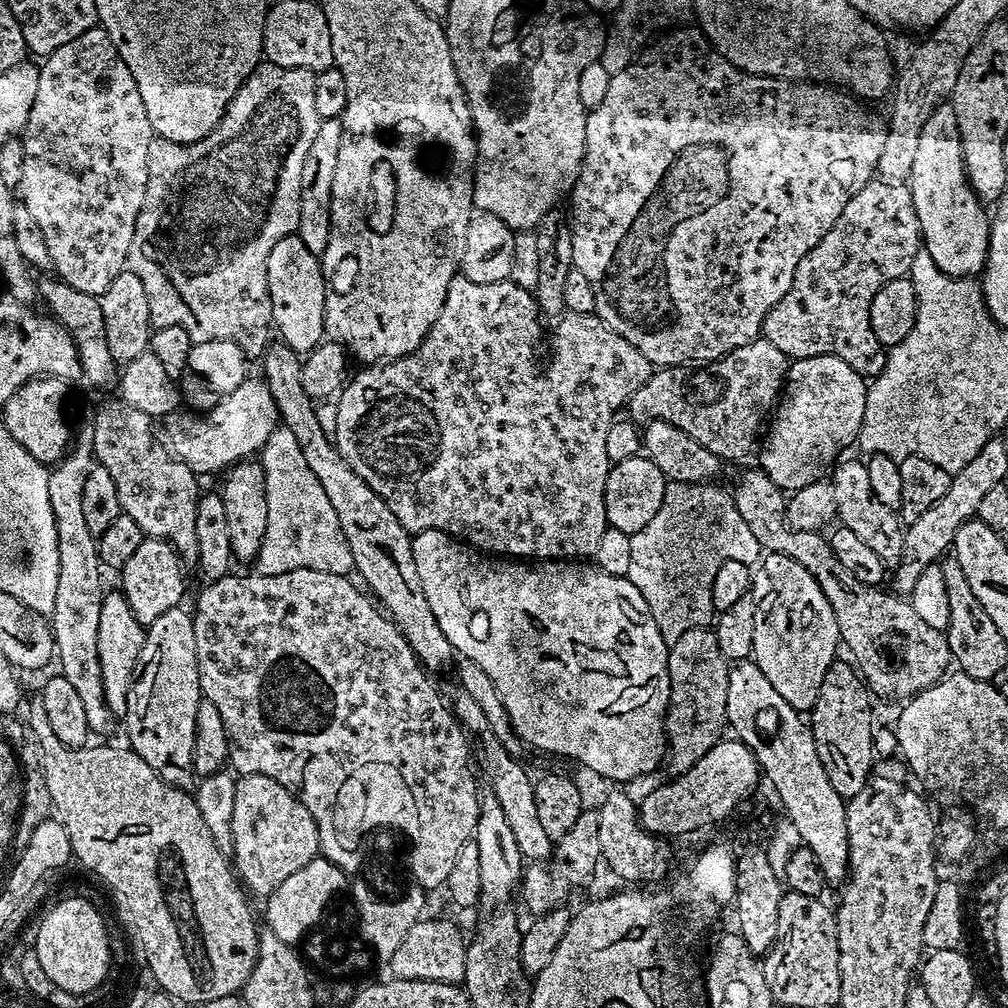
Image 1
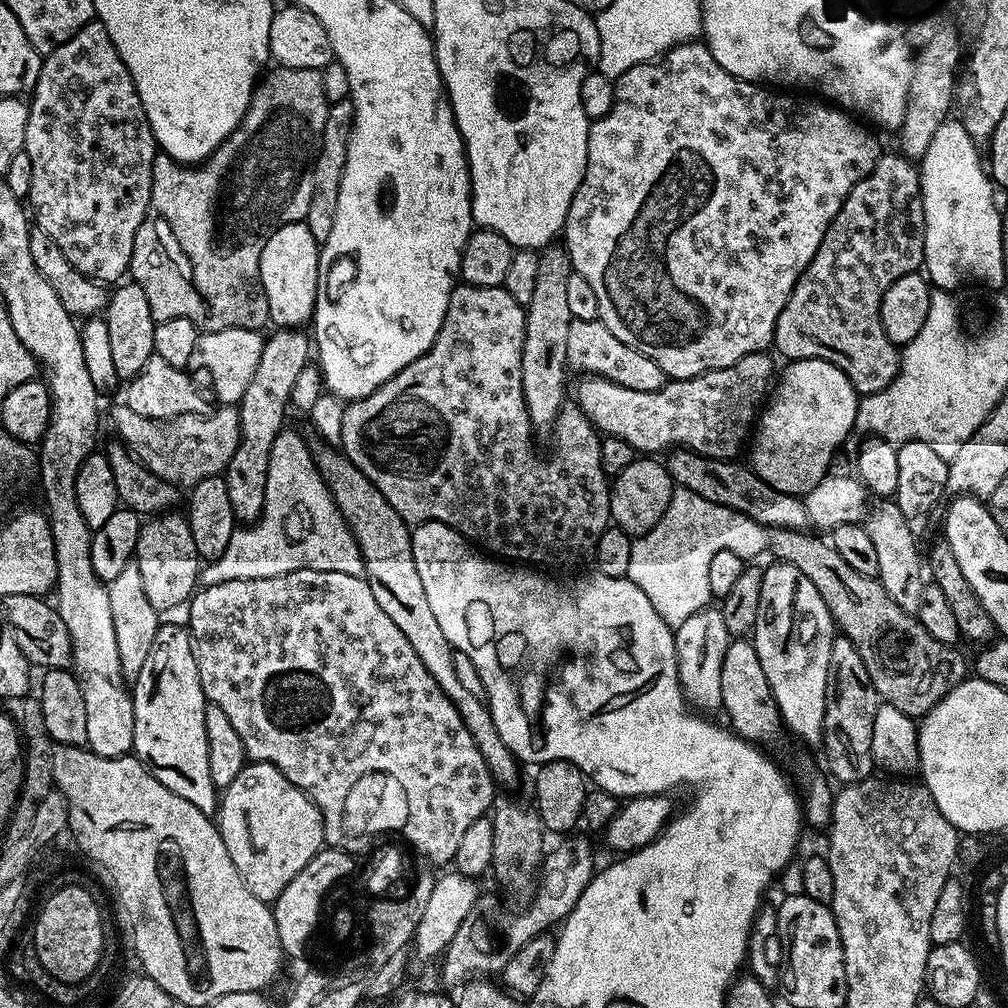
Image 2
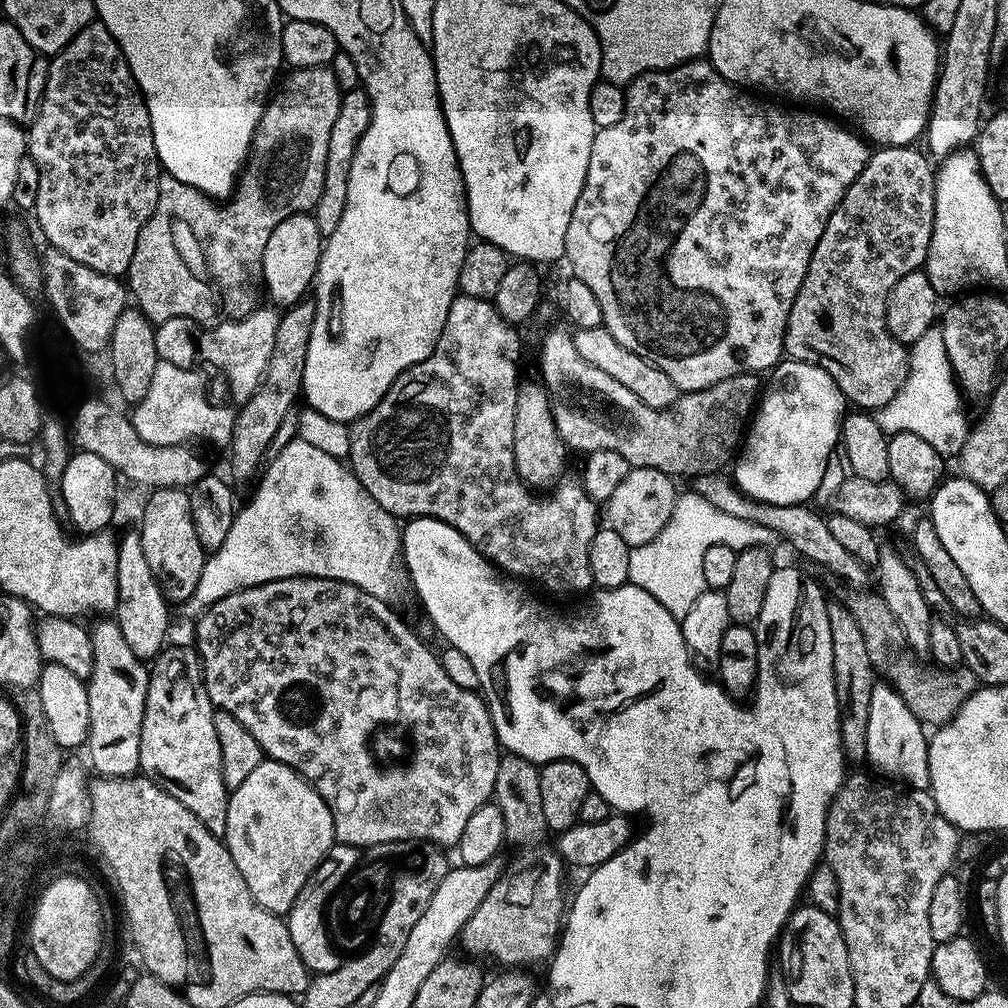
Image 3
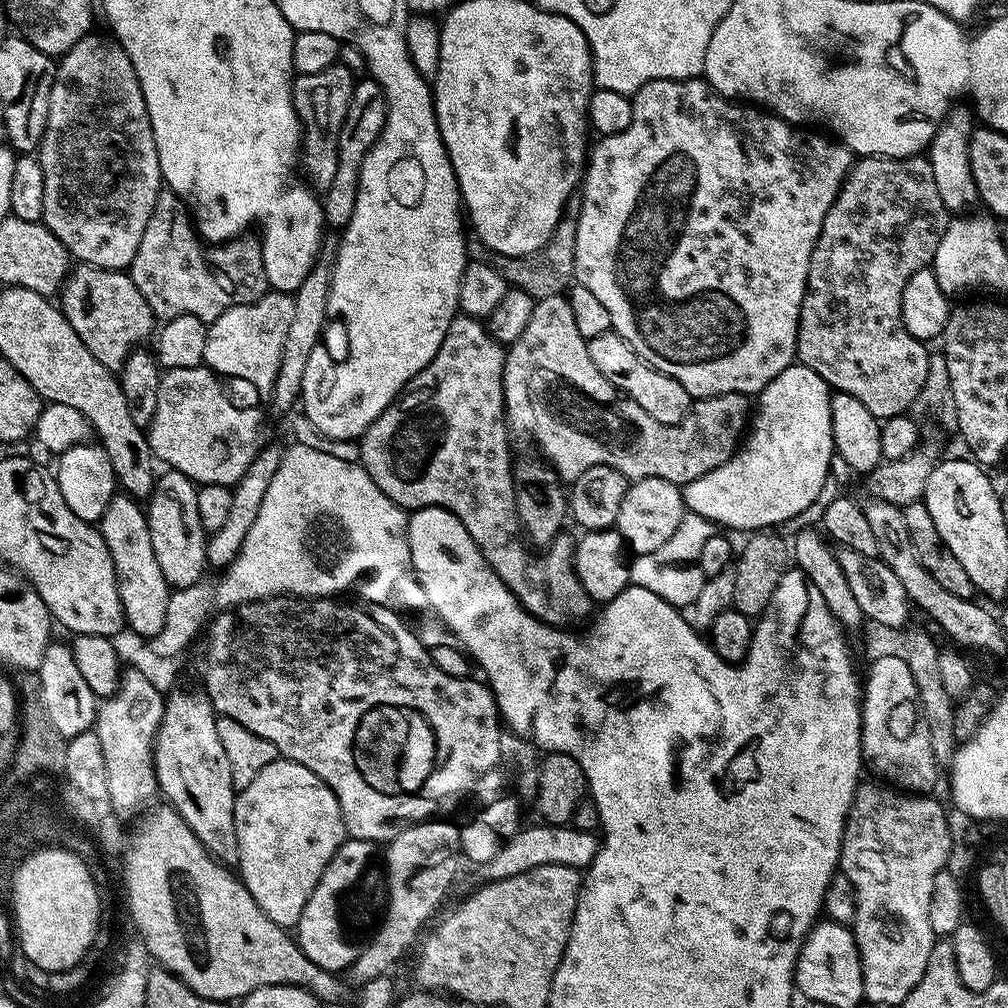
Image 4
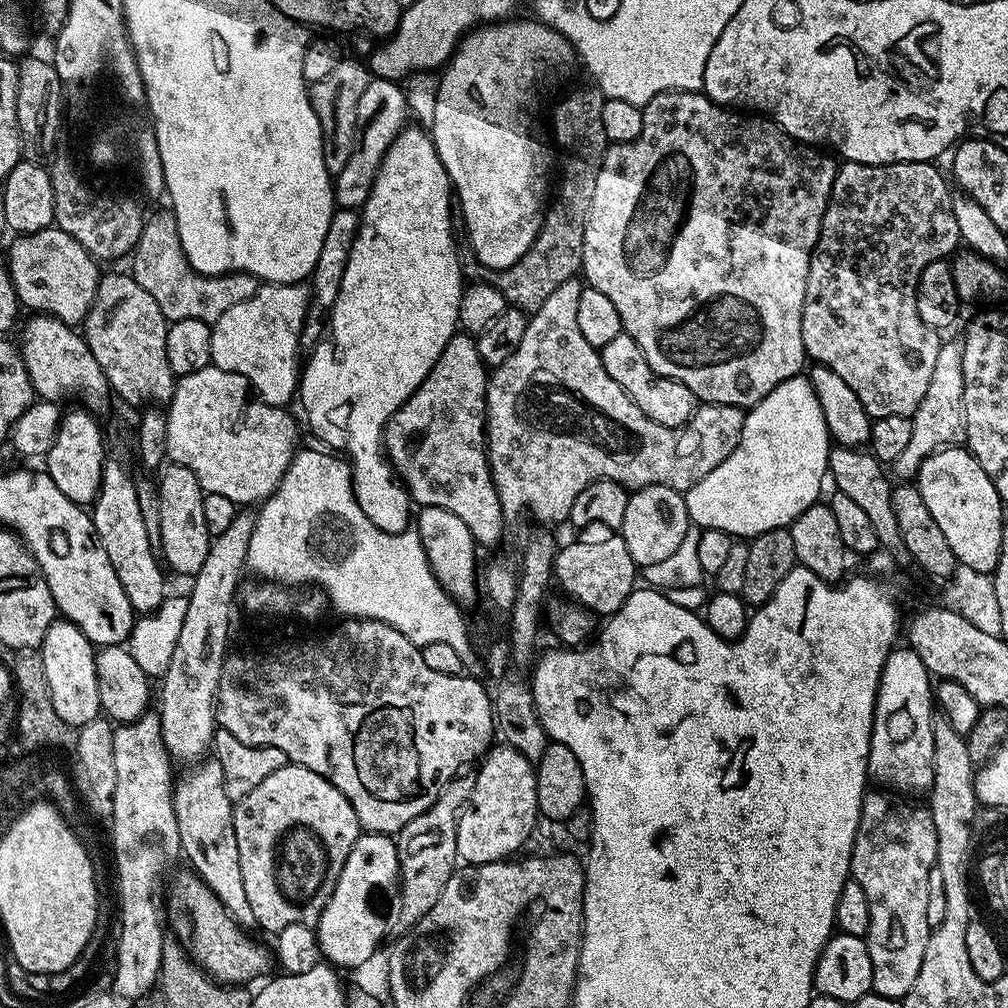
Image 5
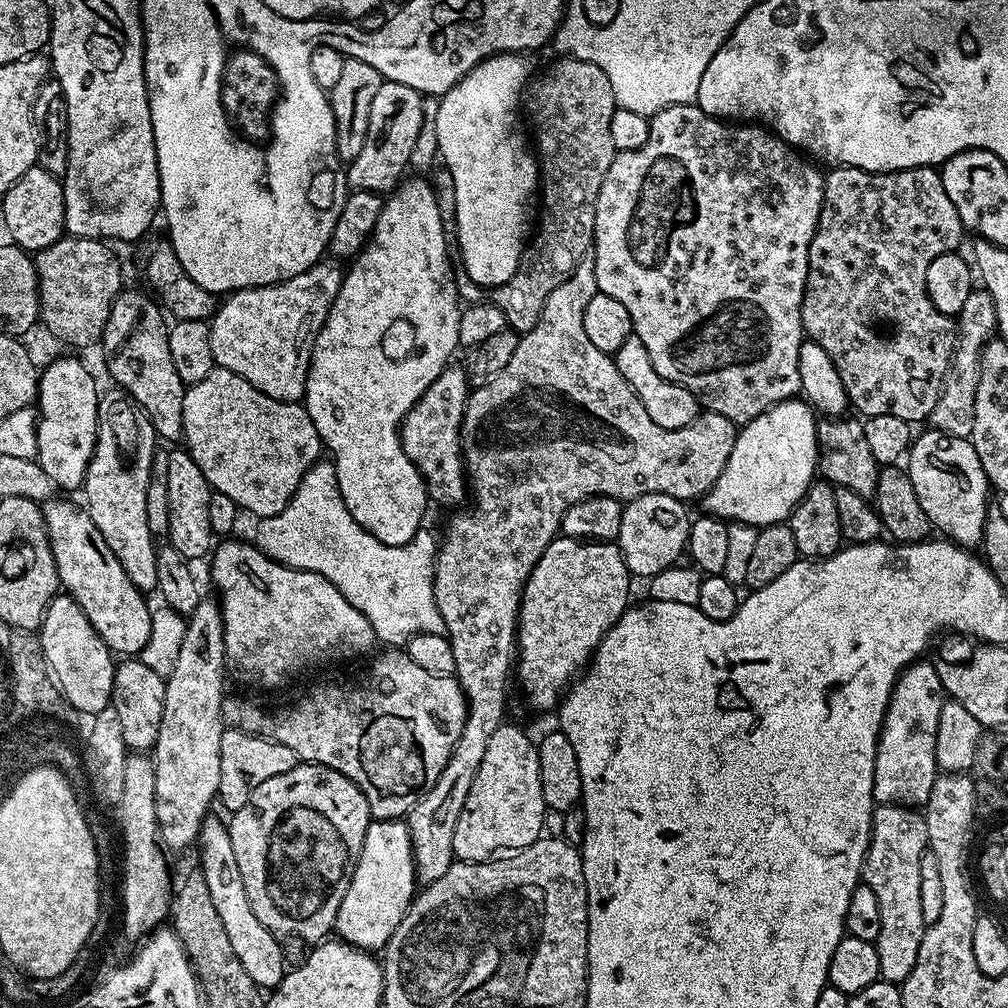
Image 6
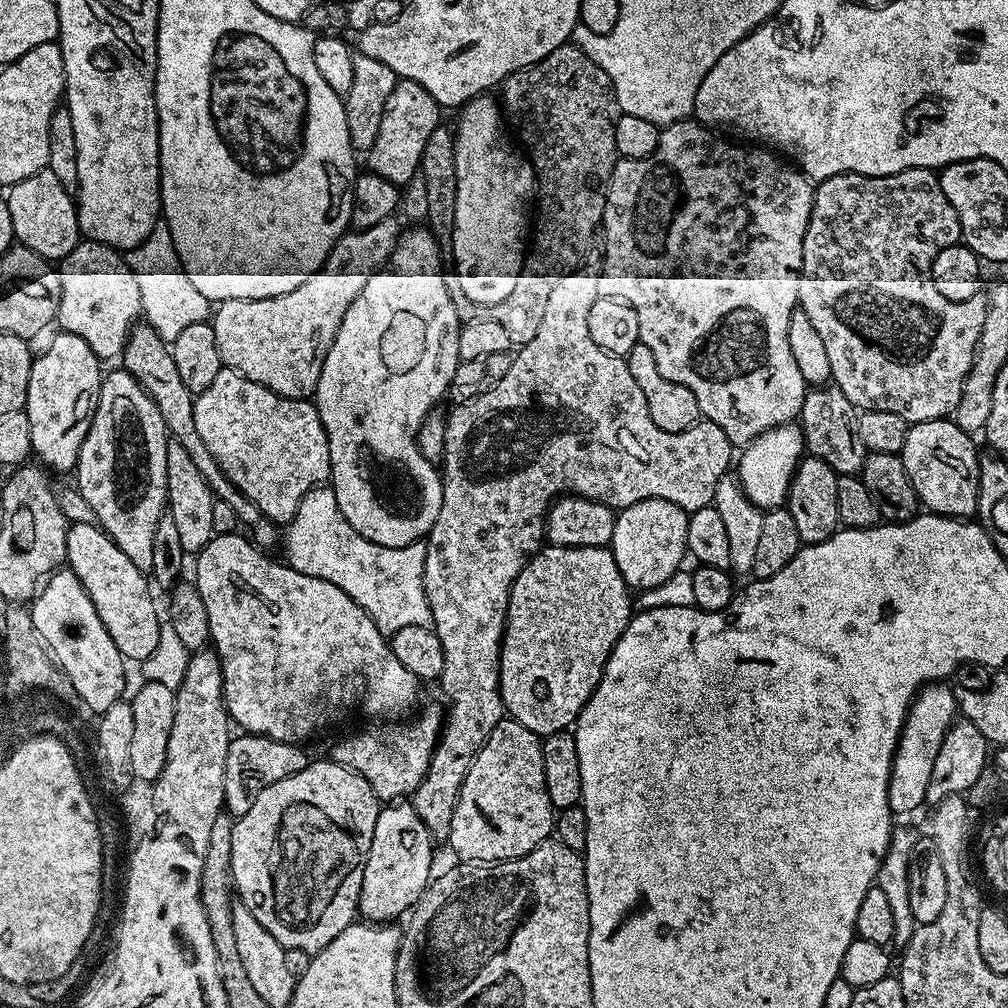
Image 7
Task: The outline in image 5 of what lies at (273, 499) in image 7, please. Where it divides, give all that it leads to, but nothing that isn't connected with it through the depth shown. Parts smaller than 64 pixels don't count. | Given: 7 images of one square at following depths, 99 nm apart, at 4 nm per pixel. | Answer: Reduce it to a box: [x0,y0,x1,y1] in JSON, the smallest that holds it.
[166,366,300,506]

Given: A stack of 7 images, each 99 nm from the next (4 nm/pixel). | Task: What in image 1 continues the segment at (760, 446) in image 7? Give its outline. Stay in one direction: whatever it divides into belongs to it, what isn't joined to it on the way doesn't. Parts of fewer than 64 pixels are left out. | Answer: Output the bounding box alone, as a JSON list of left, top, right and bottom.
[759,356,867,490]

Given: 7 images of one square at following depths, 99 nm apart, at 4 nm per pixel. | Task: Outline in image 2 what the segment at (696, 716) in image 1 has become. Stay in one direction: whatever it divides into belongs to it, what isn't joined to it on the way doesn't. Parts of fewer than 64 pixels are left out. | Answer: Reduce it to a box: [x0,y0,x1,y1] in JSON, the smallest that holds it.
[674,606,730,714]

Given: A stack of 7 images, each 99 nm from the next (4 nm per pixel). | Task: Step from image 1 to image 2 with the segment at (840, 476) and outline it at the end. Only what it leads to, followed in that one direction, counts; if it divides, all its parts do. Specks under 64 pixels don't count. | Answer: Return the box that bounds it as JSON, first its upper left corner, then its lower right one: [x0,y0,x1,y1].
[863,502,926,613]

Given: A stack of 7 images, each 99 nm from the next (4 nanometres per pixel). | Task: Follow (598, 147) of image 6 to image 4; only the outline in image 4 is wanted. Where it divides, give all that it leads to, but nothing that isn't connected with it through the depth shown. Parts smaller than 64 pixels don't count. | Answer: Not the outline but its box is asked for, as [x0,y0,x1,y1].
[490,199,580,301]

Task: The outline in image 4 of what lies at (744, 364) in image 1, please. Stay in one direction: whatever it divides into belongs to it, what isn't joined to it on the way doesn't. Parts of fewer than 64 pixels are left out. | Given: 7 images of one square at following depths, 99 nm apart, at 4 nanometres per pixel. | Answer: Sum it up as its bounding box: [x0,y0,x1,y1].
[504,295,750,486]

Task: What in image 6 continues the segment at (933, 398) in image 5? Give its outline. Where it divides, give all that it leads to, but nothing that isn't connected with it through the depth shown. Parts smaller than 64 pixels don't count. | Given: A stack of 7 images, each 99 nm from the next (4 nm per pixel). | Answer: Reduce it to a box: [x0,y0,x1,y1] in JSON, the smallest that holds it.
[927,290,996,437]

